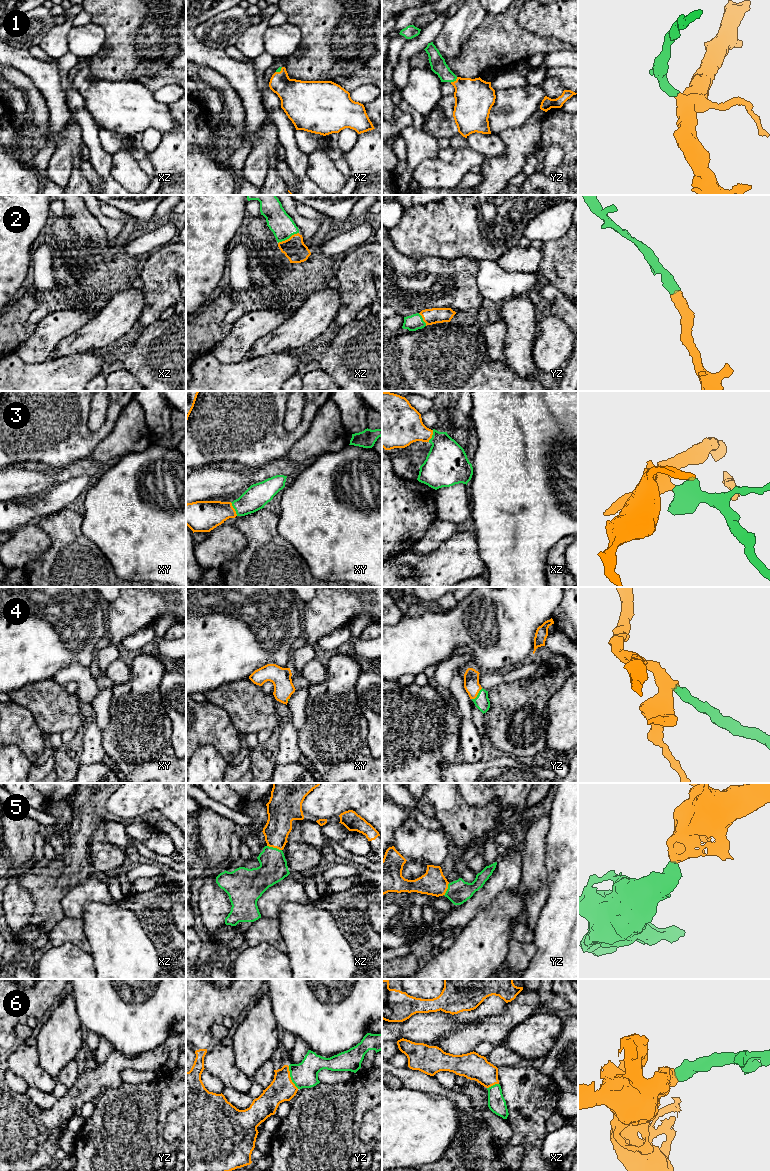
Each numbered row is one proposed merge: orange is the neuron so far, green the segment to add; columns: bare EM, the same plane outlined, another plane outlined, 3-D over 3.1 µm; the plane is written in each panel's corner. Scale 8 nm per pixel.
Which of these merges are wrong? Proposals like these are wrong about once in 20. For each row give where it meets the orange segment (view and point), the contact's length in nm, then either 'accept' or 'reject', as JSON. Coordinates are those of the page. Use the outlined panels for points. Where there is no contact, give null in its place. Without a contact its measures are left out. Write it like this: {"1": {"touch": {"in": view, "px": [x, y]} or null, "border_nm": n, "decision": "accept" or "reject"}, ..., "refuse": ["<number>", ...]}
{"1": {"touch": {"in": "yz", "px": [454, 81]}, "border_nm": 80, "decision": "accept"}, "2": {"touch": {"in": "xz", "px": [289, 238]}, "border_nm": 190, "decision": "accept"}, "3": {"touch": {"in": "xy", "px": [234, 509]}, "border_nm": 130, "decision": "accept"}, "4": {"touch": {"in": "yz", "px": [477, 694]}, "border_nm": 130, "decision": "accept"}, "5": {"touch": {"in": "xz", "px": [274, 847]}, "border_nm": 130, "decision": "accept"}, "6": {"touch": {"in": "yz", "px": [290, 1077]}, "border_nm": 200, "decision": "accept"}, "refuse": []}

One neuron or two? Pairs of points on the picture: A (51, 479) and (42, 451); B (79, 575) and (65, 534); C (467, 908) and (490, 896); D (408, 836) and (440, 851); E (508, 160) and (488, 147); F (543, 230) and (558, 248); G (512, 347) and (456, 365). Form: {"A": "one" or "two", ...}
{"A": "two", "B": "one", "C": "one", "D": "one", "E": "two", "F": "two", "G": "two"}

